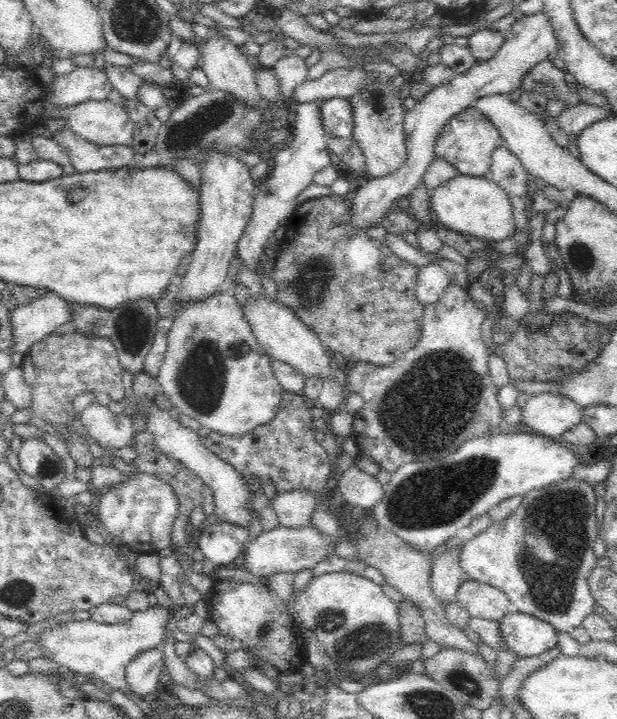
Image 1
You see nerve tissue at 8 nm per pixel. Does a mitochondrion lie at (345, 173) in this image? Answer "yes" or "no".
no

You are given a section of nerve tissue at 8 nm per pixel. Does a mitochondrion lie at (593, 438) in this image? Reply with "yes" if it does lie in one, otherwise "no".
no

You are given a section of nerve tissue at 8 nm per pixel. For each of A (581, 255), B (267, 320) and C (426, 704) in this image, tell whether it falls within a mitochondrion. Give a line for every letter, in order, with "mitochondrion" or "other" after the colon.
A: mitochondrion
B: other
C: mitochondrion

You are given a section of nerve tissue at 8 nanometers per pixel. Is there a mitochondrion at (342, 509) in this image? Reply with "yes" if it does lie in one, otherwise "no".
no

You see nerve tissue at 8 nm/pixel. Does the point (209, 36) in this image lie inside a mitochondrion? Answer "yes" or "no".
no

